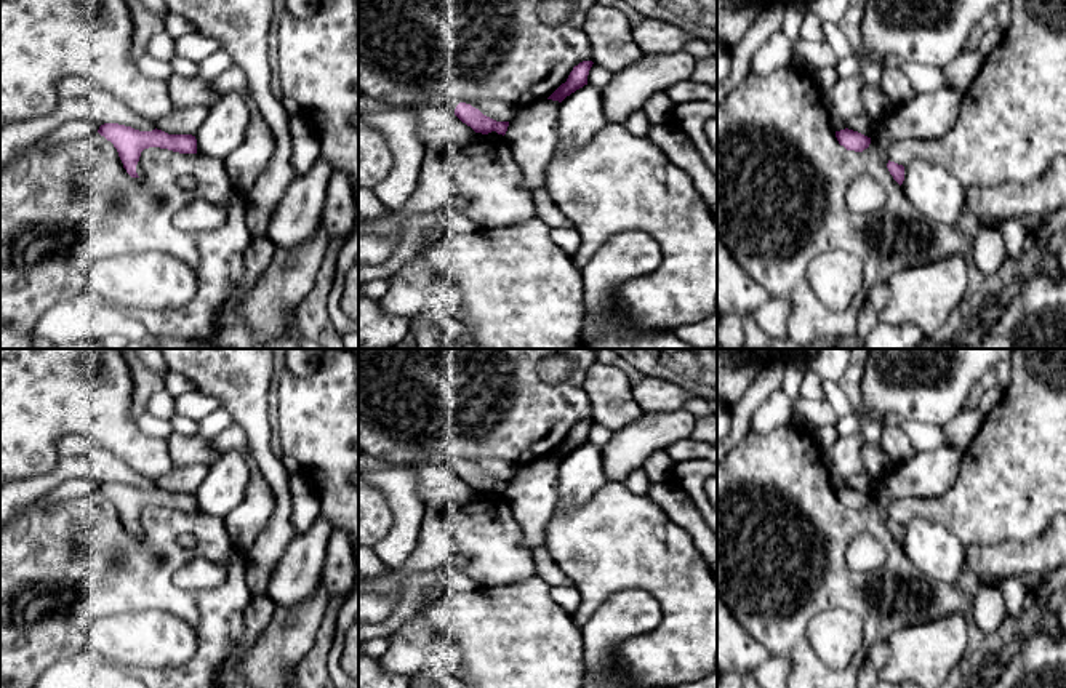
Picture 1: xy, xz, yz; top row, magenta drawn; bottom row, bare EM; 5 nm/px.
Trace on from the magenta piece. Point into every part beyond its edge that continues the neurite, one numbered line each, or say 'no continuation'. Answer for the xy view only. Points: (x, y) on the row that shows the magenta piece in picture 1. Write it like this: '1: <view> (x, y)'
no continuation

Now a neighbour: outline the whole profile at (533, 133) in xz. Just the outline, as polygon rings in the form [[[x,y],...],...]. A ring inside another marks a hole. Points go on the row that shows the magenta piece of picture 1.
[[[547,98],[519,107],[504,134],[530,192],[544,187],[544,170],[559,142],[559,110],[560,102]]]

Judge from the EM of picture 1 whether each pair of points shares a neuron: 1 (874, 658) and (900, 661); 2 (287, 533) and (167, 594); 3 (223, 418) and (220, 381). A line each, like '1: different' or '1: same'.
1: different
2: different
3: different

